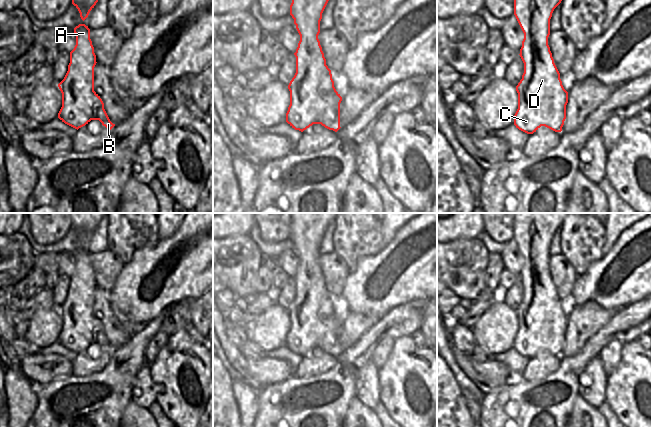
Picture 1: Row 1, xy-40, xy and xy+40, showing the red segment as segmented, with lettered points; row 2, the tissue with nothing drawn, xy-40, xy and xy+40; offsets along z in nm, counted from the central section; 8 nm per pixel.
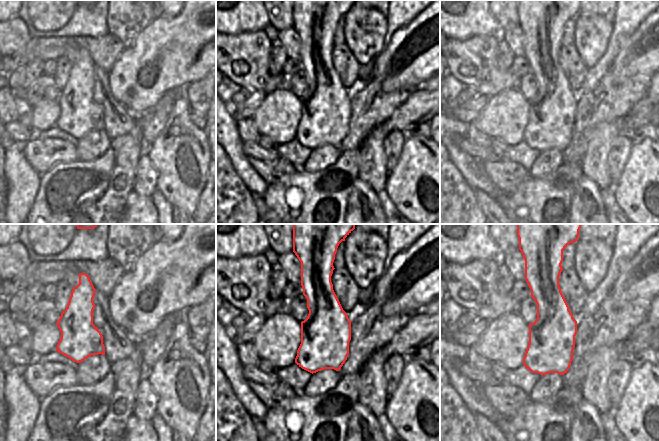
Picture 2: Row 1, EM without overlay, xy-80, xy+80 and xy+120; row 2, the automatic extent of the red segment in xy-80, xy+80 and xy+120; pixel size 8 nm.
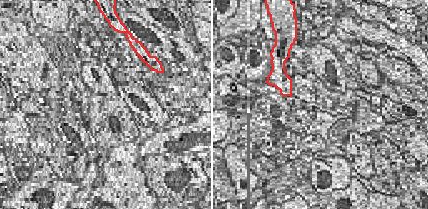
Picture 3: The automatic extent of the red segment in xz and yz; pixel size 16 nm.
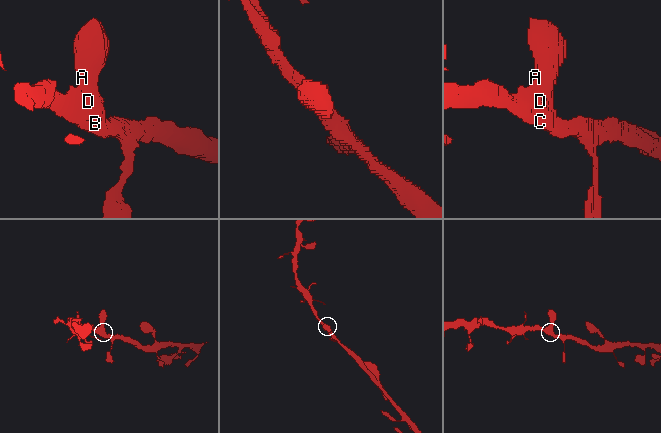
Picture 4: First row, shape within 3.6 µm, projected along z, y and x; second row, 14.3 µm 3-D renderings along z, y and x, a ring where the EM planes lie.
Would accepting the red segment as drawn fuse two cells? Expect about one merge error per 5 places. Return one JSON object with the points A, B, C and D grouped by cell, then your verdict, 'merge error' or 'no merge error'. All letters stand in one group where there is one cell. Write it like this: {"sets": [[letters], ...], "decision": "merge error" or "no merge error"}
{"sets": [["A", "B", "C", "D"]], "decision": "no merge error"}

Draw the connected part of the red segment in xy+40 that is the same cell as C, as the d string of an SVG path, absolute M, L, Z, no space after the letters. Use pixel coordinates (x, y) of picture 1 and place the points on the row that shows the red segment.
M514 0L514 15L524 33L519 54L524 63L524 73L516 86L518 109L514 115L514 125L527 134L533 134L541 126L561 132L566 119L568 92L562 85L560 73L548 45L550 19L554 9L561 1Z

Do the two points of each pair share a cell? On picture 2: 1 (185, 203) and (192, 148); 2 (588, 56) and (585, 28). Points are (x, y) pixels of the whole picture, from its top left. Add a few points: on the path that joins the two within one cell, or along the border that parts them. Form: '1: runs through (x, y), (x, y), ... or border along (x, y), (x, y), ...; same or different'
1: runs through (185, 189), (185, 162); same
2: runs through (588, 49), (587, 35); same

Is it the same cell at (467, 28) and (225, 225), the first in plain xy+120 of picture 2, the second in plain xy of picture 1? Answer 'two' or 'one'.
one

